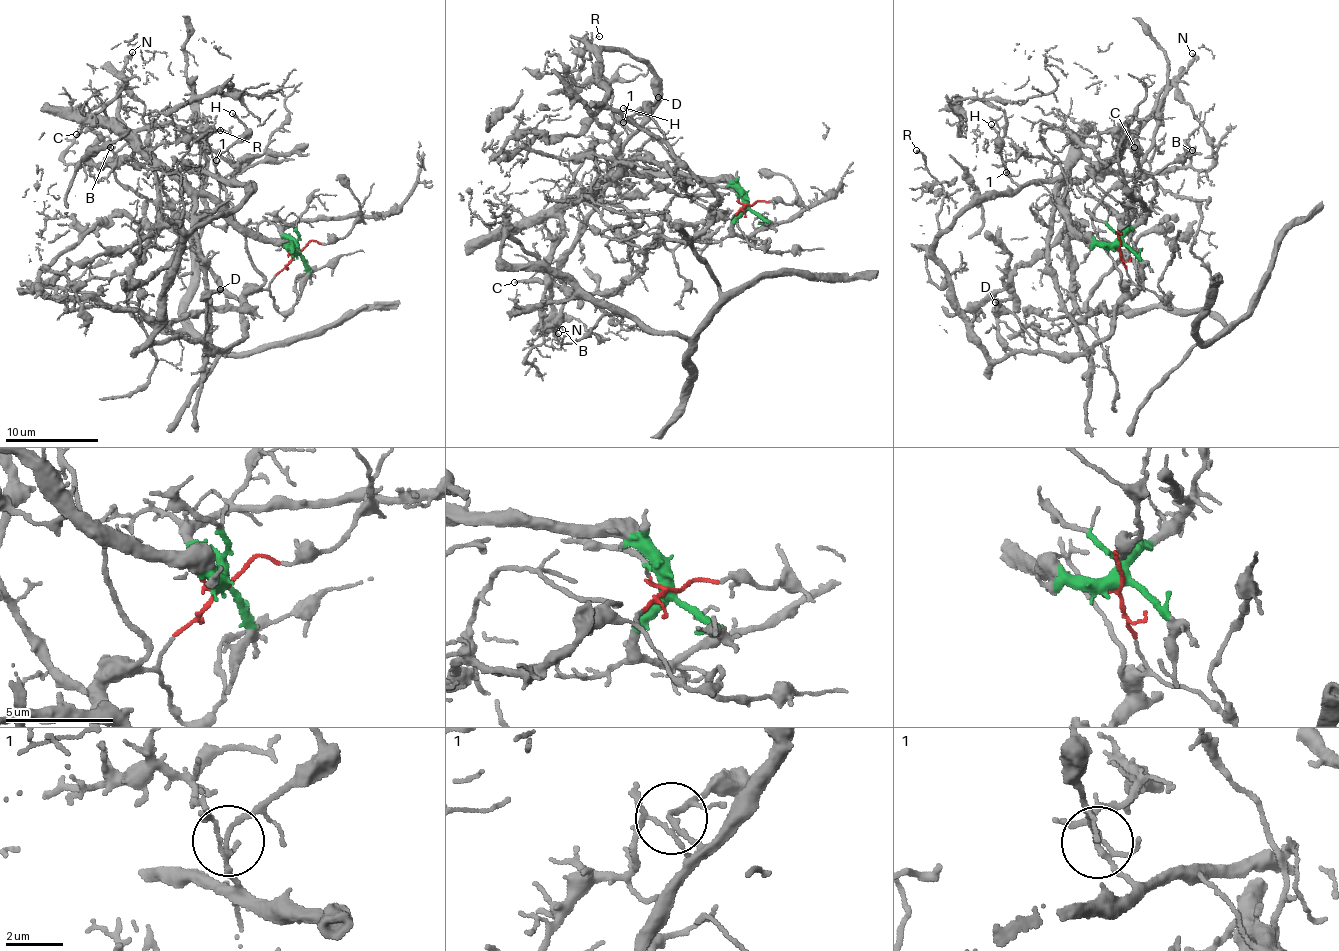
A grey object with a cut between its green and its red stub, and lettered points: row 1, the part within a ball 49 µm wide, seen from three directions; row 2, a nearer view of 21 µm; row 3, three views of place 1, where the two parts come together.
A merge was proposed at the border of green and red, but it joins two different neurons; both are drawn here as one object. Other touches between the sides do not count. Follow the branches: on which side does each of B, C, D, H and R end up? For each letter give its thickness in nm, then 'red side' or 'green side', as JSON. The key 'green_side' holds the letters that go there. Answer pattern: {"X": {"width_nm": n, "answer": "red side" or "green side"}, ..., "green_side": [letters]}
{"B": {"width_nm": 130, "answer": "green side"}, "C": {"width_nm": 120, "answer": "green side"}, "D": {"width_nm": 200, "answer": "red side"}, "H": {"width_nm": 200, "answer": "red side"}, "R": {"width_nm": 60, "answer": "red side"}, "green_side": ["B", "C"]}

